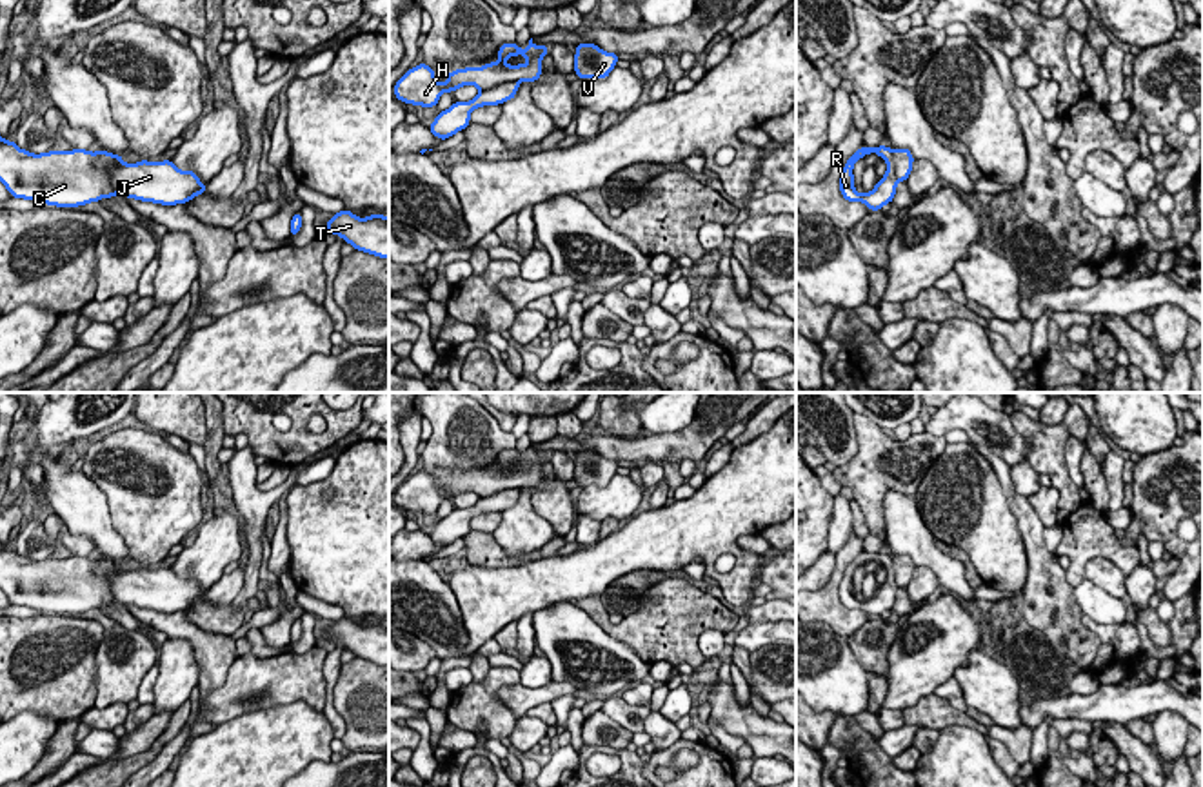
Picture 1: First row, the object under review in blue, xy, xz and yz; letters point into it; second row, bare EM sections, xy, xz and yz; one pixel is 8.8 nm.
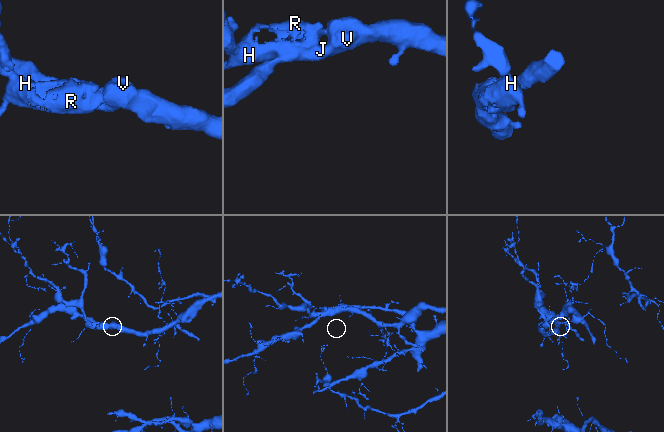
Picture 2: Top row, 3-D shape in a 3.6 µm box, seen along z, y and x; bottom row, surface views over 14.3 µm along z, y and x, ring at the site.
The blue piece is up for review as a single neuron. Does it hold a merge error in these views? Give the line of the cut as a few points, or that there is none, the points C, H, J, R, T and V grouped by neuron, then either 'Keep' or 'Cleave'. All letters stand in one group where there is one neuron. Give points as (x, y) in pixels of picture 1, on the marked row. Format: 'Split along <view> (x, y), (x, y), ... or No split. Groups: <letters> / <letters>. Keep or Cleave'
No split. Groups: C H J R T V. Keep

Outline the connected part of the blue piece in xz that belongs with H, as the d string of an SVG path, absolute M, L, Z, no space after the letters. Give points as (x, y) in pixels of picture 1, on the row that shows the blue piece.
M532 38L523 51L516 42L502 44L498 60L485 62L482 67L463 67L443 73L449 80L442 84L434 78L434 69L427 64L411 67L393 91L403 104L436 107L443 93L454 93L463 85L474 85L480 93L469 102L454 102L449 109L438 113L429 131L447 140L471 124L471 113L483 105L500 105L516 96L522 82L536 82L542 76L542 60L549 55L549 45L534 45Z

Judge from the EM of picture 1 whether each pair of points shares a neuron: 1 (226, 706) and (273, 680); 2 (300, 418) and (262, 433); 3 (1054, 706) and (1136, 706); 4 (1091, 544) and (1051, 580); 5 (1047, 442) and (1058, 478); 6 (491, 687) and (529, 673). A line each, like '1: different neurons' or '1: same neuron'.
1: same neuron
2: same neuron
3: same neuron
4: different neurons
5: same neuron
6: different neurons

